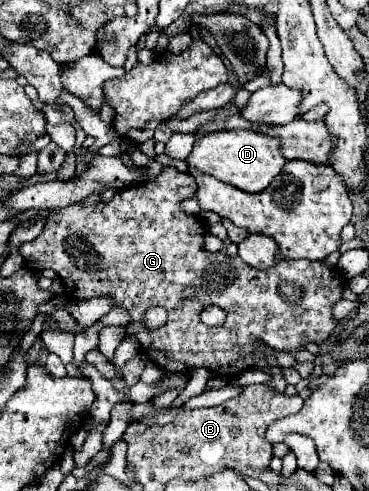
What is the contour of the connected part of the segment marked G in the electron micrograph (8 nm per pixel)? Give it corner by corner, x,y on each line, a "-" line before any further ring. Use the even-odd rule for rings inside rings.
165,167
161,175
151,179
149,183
141,183
141,187
127,187
113,195
109,203
91,203
91,205
69,205
59,212
53,212
47,219
43,233
31,243
23,243
19,253
25,259
25,265
35,271
53,269
65,283
65,293
75,301
87,301
93,297
107,295
115,307
129,311
133,323
127,325
127,333
123,339
137,339
145,355
163,371
193,371
197,367
205,367
215,375
223,375
227,379
239,375
241,371
257,367
263,359
267,361
271,381
265,383
277,393
283,393
287,381
281,373
275,353
295,353
307,347
307,343
323,343
331,337
337,327
337,319
333,317
333,307
343,299
343,289
347,279
341,275
337,267
329,267
323,261
281,261
269,269
255,269
245,265
245,261
235,261
227,253
209,253
203,249
203,237
207,233
207,225
203,219
195,215
187,215
181,209
181,201
193,197
197,191
197,183
189,173
179,173
173,167
-
281,279
291,279
301,283
303,299
297,305
291,305
281,299
277,293
277,283
-
193,287
193,297
183,297
183,289
-
153,305
161,305
167,309
167,323
161,329
149,331
139,321
145,311
-
209,305
217,305
227,313
225,325
207,327
201,321
201,311
-
255,341
267,345
267,349
255,347

